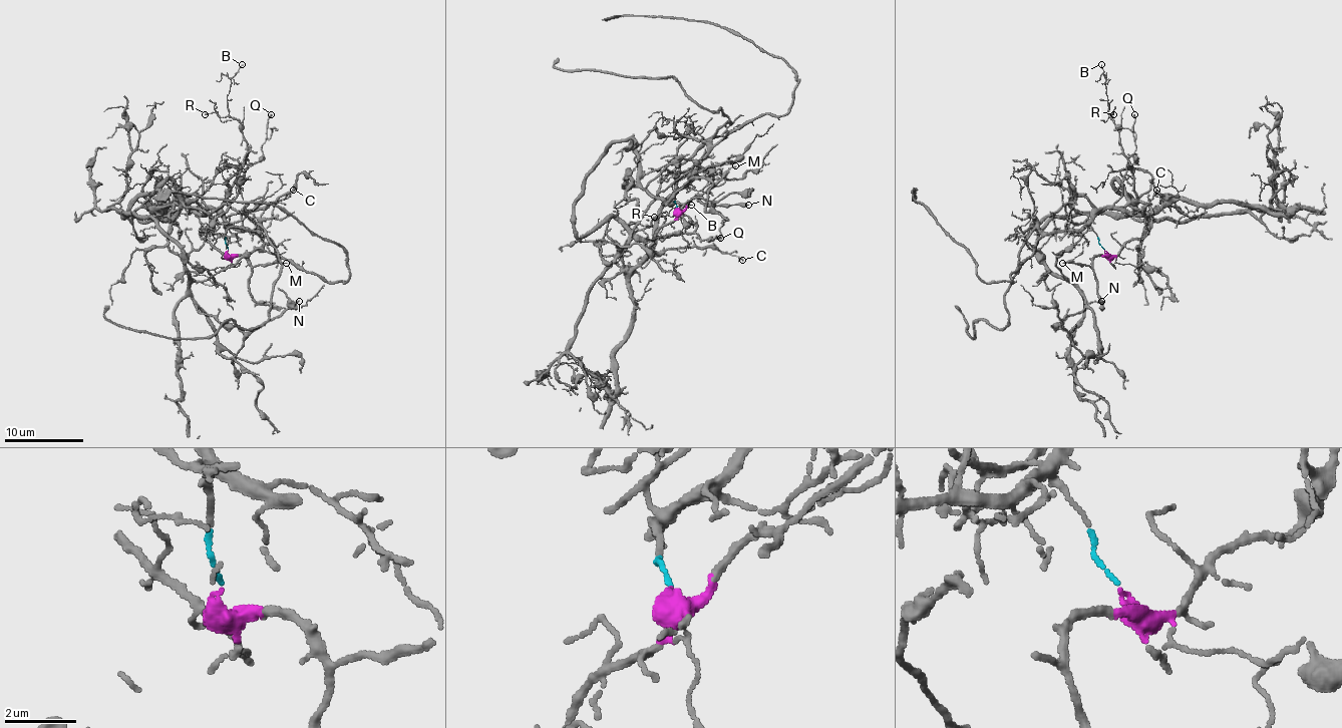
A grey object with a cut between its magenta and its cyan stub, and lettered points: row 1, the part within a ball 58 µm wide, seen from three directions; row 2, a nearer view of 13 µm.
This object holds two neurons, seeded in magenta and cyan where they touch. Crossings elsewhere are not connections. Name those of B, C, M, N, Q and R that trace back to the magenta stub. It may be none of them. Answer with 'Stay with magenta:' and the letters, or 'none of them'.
Stay with magenta: B, C, M, N, Q, R

